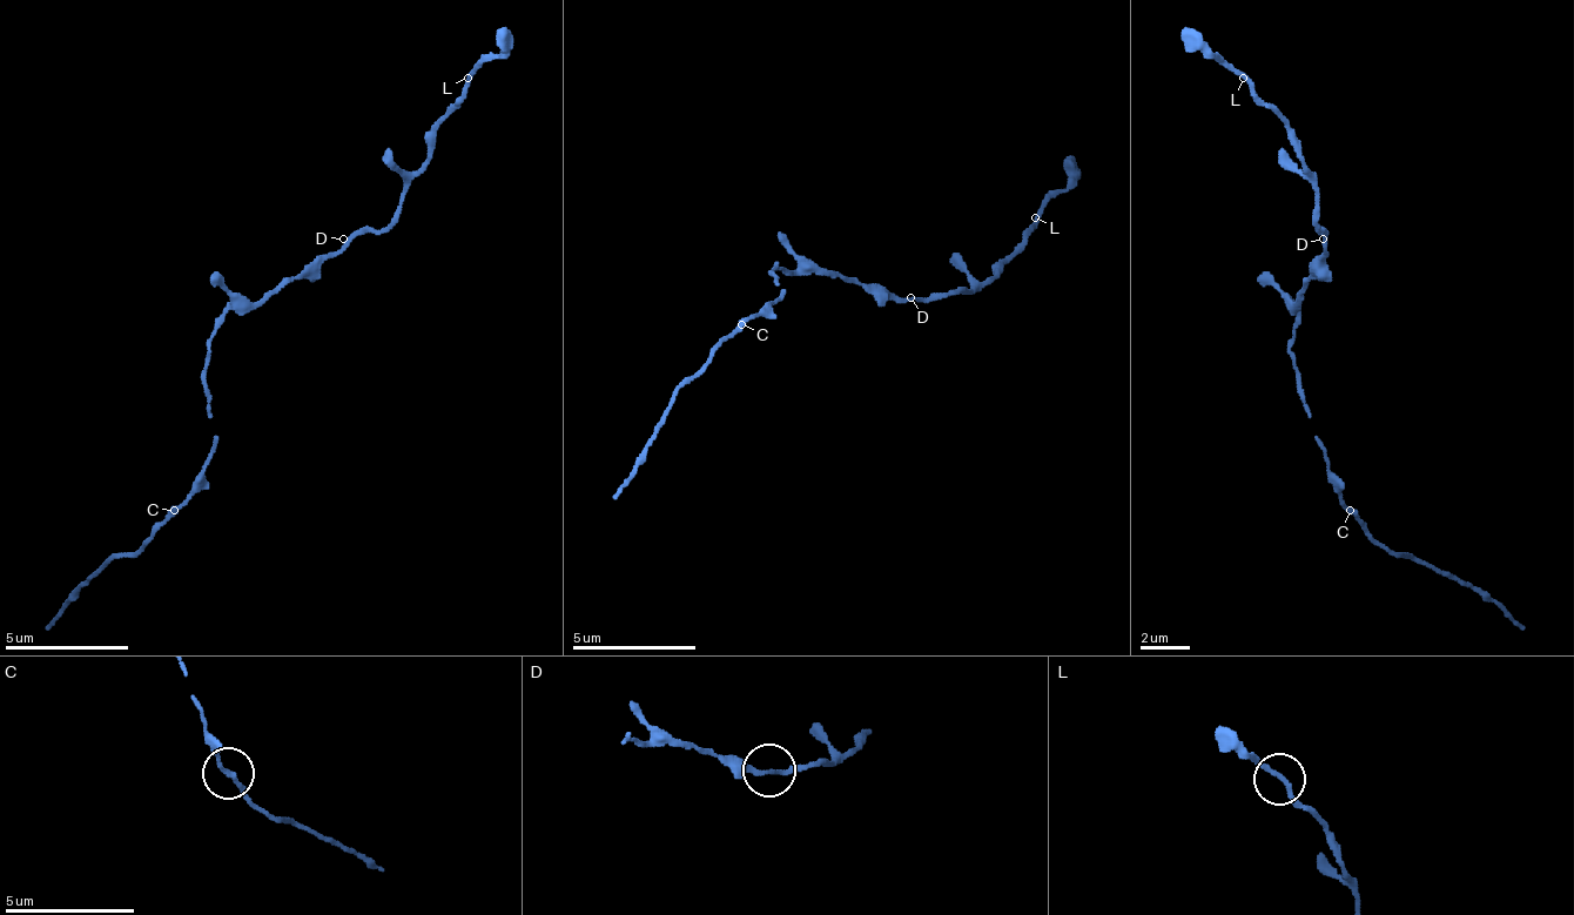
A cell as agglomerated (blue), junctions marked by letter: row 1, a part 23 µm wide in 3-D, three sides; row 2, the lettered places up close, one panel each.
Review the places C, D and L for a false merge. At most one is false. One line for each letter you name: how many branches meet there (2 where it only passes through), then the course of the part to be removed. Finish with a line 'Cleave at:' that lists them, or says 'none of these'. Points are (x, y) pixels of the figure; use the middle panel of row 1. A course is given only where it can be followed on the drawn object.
Cleave at: none of these

